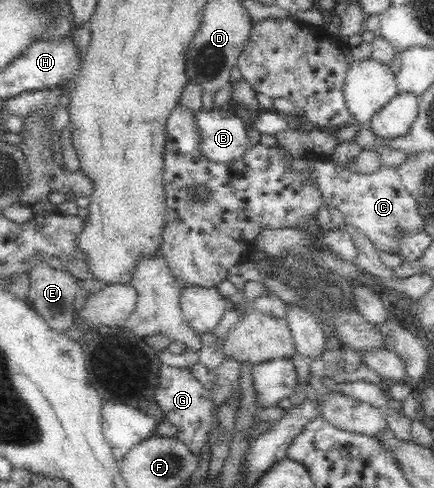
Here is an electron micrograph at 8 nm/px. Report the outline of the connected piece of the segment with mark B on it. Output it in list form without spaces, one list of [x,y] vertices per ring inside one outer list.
[[[218,108],[200,110],[195,114],[195,118],[200,127],[200,135],[202,135],[202,152],[216,162],[240,160],[251,145],[246,136],[246,126],[244,126],[242,118],[232,110],[218,110]]]

